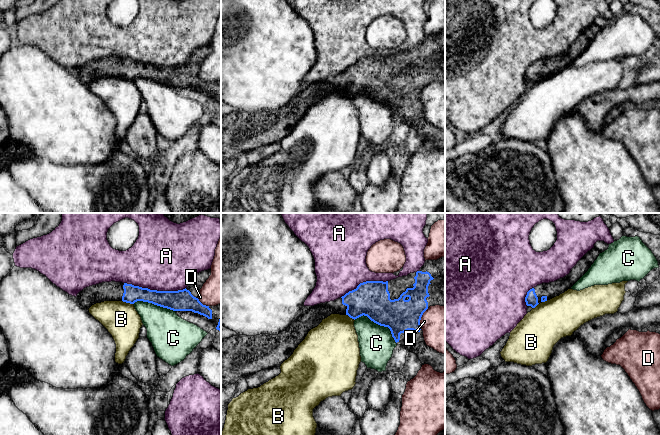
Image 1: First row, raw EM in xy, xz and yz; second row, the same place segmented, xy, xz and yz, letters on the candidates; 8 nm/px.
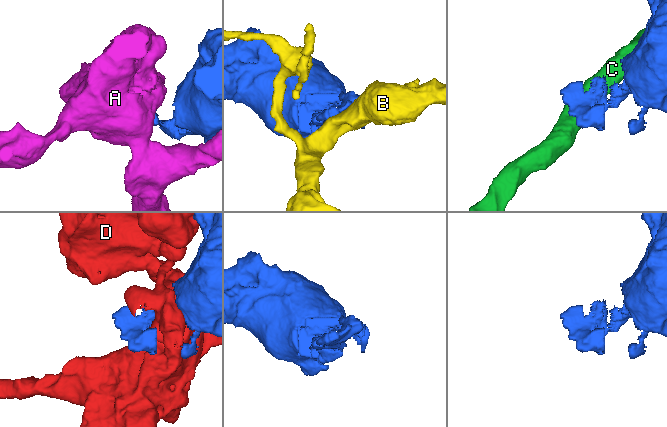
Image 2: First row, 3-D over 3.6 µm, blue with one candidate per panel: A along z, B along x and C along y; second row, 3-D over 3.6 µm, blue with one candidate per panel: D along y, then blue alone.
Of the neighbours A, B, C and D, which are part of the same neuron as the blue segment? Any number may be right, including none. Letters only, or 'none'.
none

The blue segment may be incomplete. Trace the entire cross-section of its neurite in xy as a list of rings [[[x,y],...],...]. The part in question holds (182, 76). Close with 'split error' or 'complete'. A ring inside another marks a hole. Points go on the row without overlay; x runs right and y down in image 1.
[[[102,58],[84,64],[76,74],[86,85],[104,77],[123,77],[134,80],[137,77],[152,79],[173,87],[192,87],[207,93],[221,107],[221,80],[203,81],[186,64],[178,67],[157,67],[122,58]]] | split error

